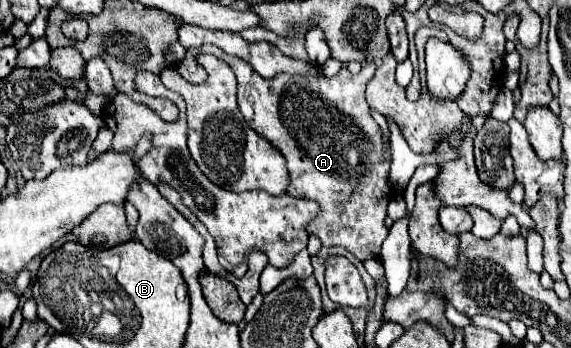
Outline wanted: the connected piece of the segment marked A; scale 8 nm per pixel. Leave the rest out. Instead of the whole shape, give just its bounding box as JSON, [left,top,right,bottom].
[237,62,393,260]

